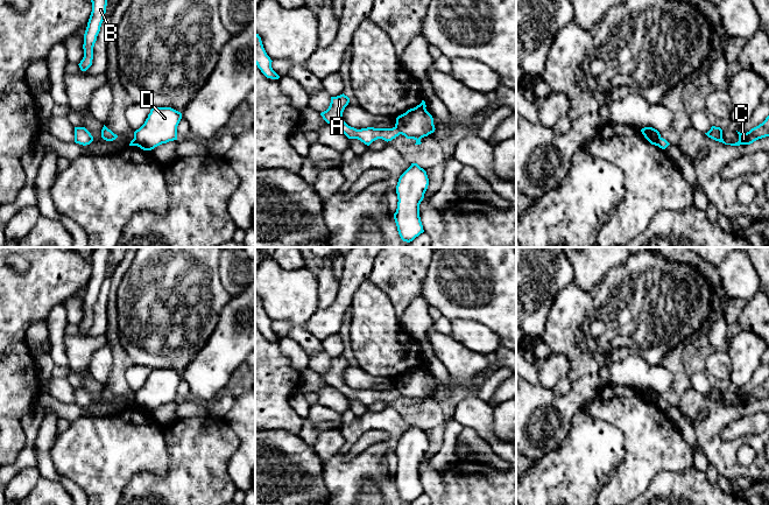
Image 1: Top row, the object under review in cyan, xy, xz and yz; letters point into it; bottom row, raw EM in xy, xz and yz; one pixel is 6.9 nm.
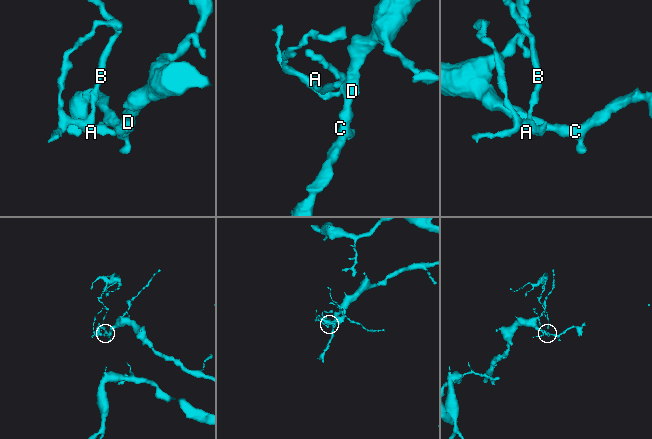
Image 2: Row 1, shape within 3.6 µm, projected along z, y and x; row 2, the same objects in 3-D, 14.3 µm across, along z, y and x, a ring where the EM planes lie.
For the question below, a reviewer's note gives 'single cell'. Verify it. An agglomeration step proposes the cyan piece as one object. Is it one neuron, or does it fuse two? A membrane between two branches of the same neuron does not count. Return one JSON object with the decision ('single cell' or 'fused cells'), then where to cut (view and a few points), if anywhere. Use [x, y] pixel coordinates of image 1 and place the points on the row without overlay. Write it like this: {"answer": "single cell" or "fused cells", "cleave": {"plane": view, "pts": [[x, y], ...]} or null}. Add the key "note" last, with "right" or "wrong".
{"answer": "fused cells", "cleave": {"plane": "yz", "pts": [[660, 398], [656, 406]]}, "note": "wrong"}

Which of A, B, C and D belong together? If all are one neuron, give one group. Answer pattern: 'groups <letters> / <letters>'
groups A B / C D

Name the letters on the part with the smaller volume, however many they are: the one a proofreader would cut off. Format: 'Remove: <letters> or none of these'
Remove: A, B

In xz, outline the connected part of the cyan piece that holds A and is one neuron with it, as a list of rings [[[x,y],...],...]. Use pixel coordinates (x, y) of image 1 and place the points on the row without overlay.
[[[344,355],[337,358],[331,358],[330,367],[326,372],[322,373],[323,380],[343,393],[348,400],[358,400],[365,406],[369,407],[373,402],[382,400],[384,402],[391,402],[400,397],[400,393],[393,390],[374,390],[367,388],[357,391],[348,387],[343,380],[343,373],[348,366],[350,359]]]

